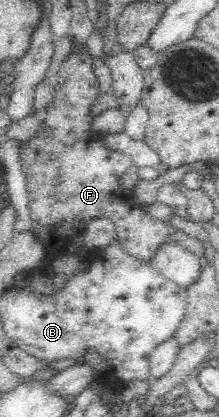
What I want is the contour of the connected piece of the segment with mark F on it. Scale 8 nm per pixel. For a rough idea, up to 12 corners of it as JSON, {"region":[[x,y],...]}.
{"region":[[72,44],[44,130],[19,146],[31,233],[49,260],[107,217],[131,256],[203,241],[145,213],[89,108],[90,48]]}

